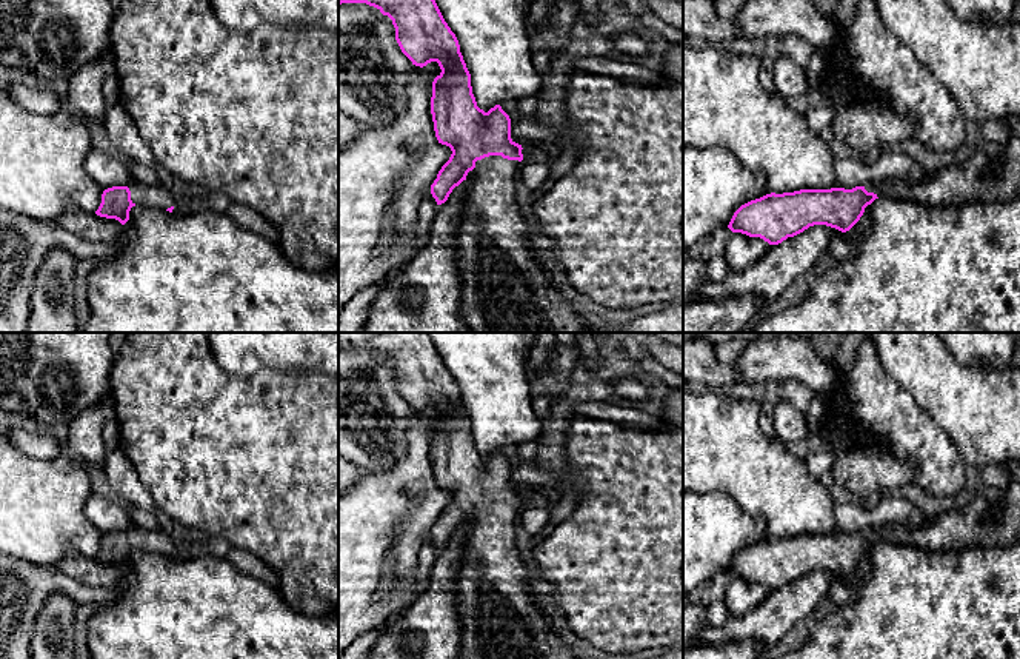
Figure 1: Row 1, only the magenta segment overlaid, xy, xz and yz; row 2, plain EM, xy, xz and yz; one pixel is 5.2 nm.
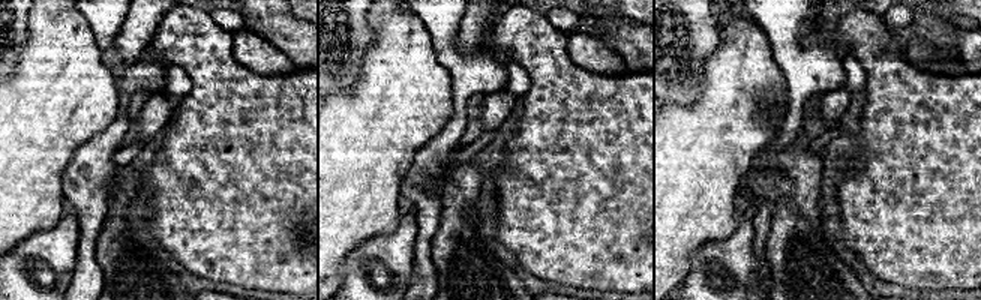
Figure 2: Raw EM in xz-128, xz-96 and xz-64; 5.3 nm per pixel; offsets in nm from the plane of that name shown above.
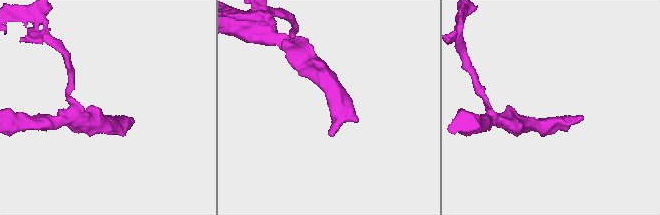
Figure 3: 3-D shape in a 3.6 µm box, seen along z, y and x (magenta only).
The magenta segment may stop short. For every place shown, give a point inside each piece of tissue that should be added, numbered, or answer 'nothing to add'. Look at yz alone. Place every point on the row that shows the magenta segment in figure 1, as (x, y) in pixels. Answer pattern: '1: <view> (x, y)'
1: yz (951, 185)

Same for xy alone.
1: xy (150, 196)

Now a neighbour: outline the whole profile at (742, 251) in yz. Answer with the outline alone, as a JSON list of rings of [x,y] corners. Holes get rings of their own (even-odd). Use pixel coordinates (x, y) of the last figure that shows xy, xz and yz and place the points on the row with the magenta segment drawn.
[[[732,232],[725,246],[725,259],[729,271],[740,273],[757,263],[771,245],[760,237]]]

